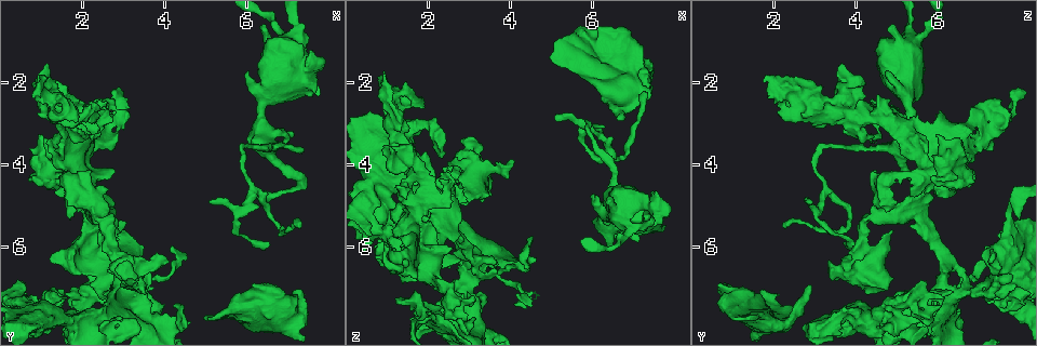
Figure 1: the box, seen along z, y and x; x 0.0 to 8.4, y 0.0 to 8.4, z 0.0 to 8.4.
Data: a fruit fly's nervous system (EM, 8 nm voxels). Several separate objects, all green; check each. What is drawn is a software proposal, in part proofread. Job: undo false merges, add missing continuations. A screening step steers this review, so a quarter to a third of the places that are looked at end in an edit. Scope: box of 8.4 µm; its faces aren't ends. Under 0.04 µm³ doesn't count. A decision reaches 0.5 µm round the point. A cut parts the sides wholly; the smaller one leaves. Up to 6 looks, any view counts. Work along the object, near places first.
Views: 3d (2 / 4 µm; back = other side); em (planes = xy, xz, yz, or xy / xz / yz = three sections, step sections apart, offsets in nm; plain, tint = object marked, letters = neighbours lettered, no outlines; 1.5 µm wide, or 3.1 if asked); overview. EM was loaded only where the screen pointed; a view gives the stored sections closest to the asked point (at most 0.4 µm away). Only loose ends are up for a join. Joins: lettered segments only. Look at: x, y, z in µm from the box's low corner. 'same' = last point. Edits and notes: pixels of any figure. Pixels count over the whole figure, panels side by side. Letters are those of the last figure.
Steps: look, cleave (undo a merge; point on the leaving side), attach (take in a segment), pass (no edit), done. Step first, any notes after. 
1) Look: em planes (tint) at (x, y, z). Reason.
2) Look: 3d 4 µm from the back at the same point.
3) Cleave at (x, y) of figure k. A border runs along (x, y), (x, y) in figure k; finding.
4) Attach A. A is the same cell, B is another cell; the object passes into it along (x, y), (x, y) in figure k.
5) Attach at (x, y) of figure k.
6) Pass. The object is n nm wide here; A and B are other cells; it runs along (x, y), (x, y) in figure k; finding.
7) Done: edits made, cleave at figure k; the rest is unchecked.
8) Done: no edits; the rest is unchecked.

Look: 3d 2 µm at (3.55, 7.60, 6.25). Branch stops here.

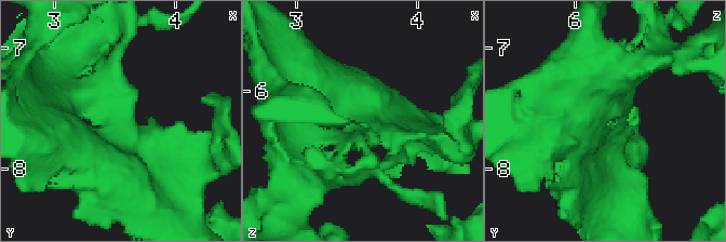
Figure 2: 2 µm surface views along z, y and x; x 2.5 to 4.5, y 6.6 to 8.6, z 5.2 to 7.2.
Look: em 3.1 µm planes (letters) at (3.52, 7.68, 6.28).

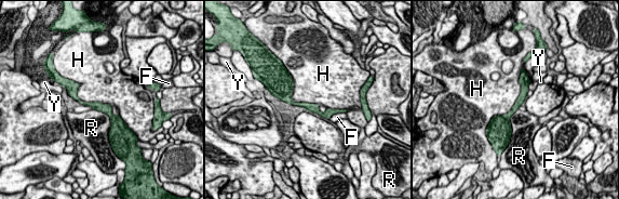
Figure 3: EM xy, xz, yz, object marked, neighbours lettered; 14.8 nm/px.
Pass. F, H, R and Y are other cells; a border runs along (524, 68), (514, 105), (486, 128) in figure 3; no lettered segment goes on from it.

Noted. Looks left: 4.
Look: 3d 4 µm from the back at (2.40, 5.30, 4.50). Two arms in line, one across.

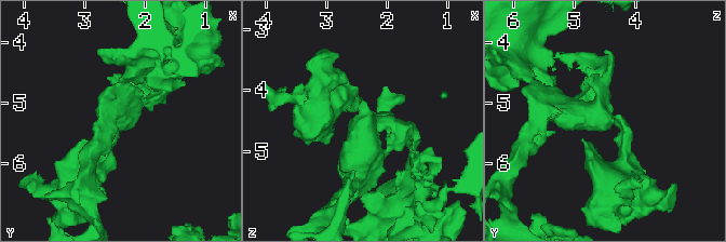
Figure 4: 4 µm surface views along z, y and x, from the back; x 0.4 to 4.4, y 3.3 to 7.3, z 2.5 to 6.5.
Look: em planes (letters) at (2.45, 5.25, 4.45). Need the tissue.

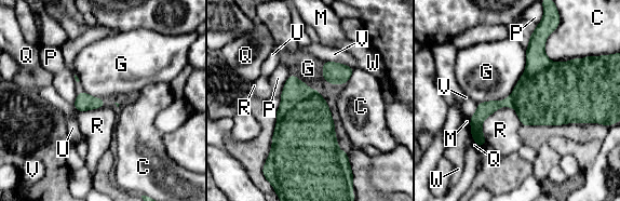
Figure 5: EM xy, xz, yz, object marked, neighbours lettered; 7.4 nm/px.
Pass. The object is 120 nm wide here; C, G, M, P, Q, R, U, V and W are other cells; a border runs along (526, 49), (513, 91), (477, 104) in figure 5; continuous, no second neuron.

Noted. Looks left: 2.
Look: em planes (letters) at (6.60, 6.90, 2.90). Free end.

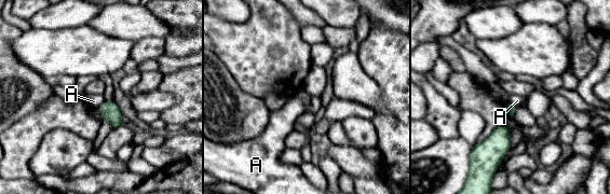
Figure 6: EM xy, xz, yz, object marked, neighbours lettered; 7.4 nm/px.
Pass. A is another cell; a border runs along (509, 101), (517, 106) in figure 6; none of them fits.

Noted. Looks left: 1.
Done: no edits; the rest is unchecked.

